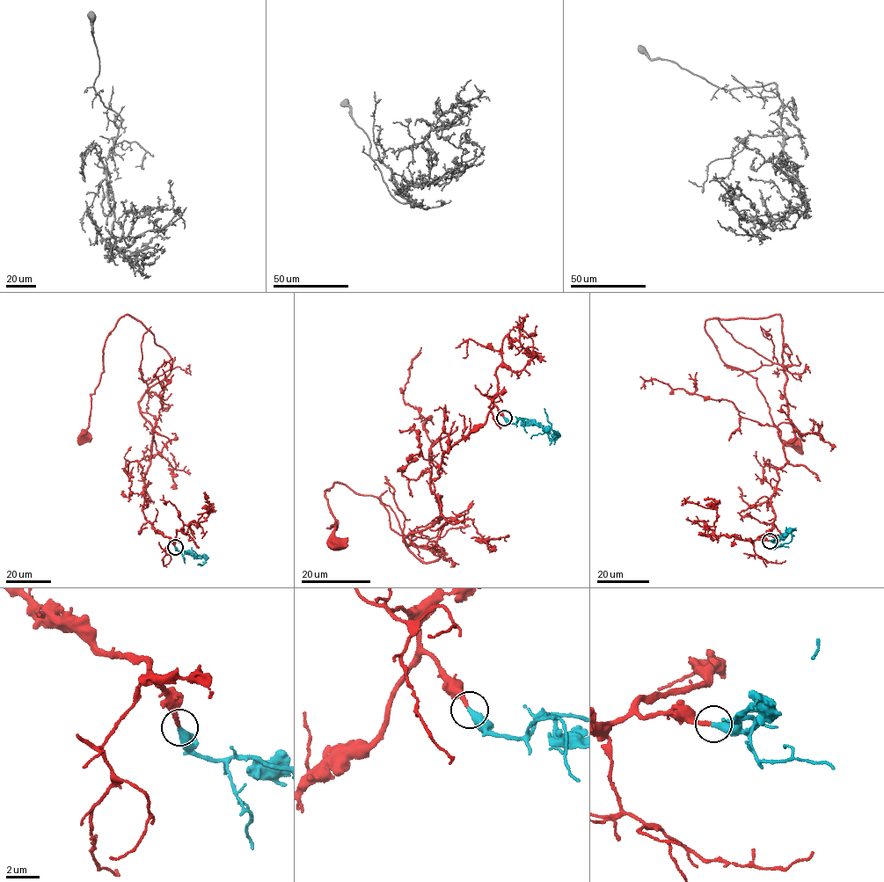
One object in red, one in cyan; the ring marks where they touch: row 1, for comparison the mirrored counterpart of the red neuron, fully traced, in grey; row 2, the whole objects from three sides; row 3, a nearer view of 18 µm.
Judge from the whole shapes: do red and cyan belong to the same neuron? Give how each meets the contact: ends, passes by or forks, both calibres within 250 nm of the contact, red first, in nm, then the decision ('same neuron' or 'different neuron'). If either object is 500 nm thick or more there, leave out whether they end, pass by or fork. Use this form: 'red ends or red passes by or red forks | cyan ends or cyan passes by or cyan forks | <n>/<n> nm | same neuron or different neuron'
red ends | cyan ends | 240/400 nm | same neuron

